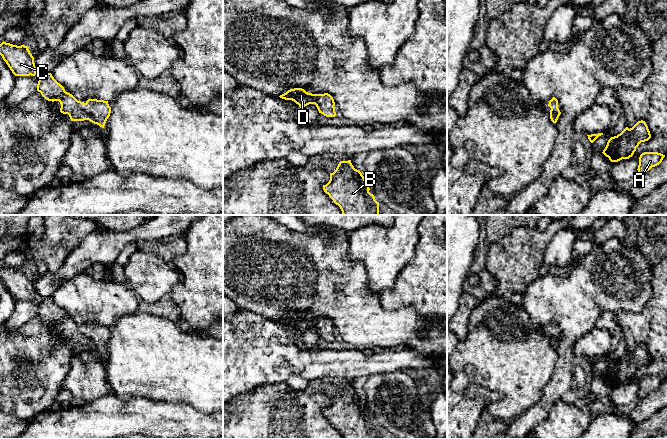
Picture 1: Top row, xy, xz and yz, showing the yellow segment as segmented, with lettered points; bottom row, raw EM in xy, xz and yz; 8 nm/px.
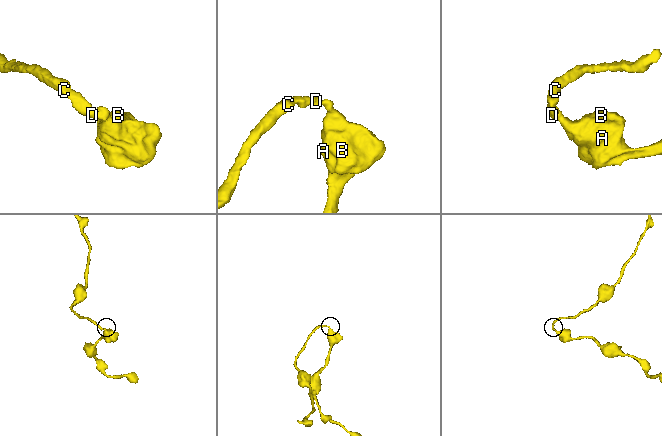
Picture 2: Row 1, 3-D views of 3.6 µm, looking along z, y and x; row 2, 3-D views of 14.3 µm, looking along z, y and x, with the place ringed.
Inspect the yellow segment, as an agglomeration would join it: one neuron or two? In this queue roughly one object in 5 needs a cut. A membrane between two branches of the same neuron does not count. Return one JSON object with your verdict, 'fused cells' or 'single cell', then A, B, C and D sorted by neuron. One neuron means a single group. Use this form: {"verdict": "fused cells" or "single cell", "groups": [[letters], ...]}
{"verdict": "single cell", "groups": [["A", "B", "C", "D"]]}

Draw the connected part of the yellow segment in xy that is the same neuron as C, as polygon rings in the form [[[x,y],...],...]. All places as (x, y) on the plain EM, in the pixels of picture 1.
[[[2,266],[0,279],[15,300],[35,300],[34,281],[25,269],[17,270]]]

